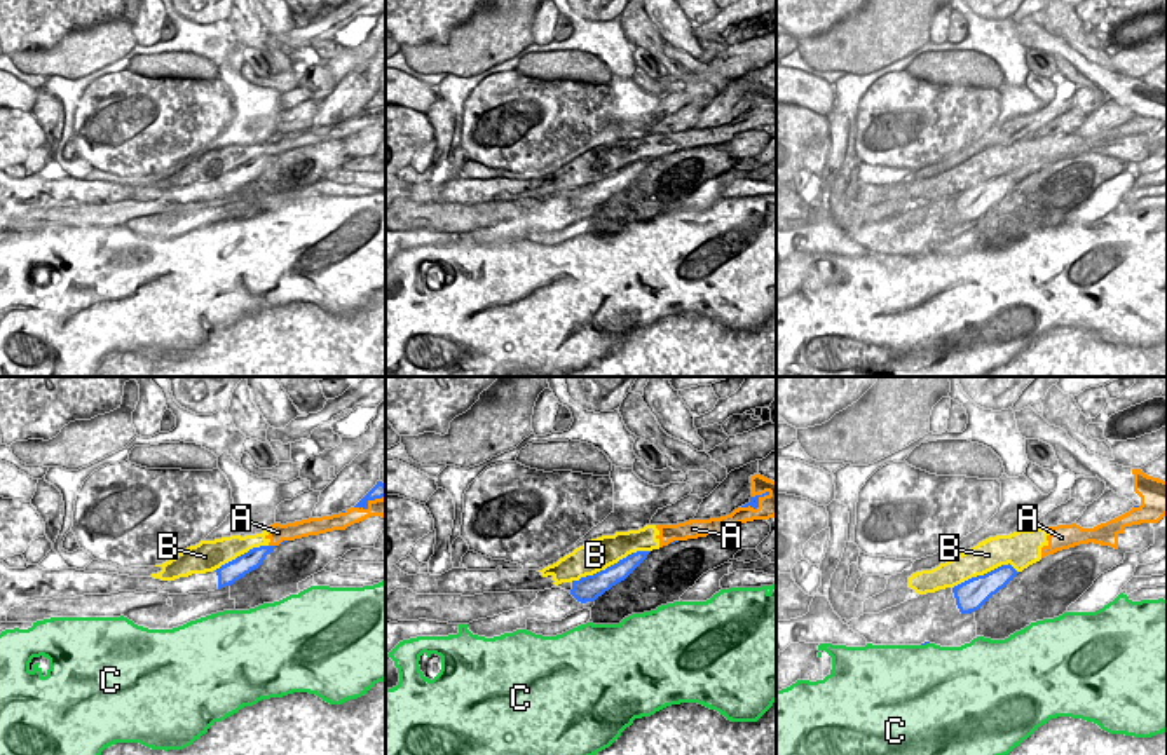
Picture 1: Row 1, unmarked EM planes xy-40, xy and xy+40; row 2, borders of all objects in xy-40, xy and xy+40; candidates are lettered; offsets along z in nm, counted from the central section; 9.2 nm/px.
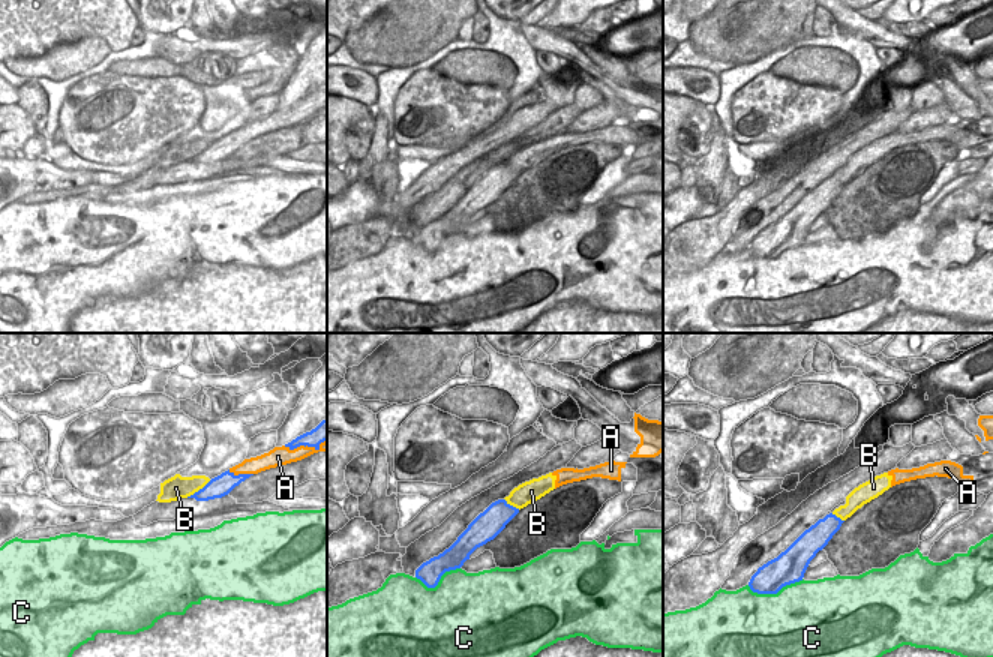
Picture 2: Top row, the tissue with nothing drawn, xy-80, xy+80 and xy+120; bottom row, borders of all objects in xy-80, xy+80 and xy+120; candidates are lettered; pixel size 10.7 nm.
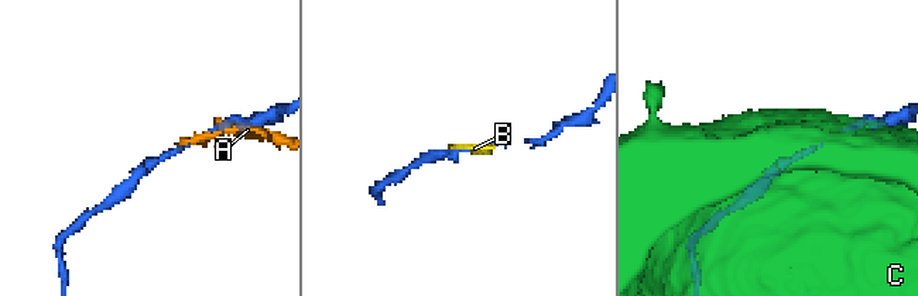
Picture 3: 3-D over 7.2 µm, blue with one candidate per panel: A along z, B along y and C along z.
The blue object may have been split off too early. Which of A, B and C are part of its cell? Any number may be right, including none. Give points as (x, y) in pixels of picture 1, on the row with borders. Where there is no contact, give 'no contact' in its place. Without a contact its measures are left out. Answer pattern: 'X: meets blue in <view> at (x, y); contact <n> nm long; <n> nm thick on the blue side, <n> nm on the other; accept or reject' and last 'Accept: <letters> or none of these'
A: meets blue in xy at (757, 506); contact 300 nm long; 100 nm thick on the blue side, 220 nm on the other; reject
B: meets blue in xy at (611, 565); contact 800 nm long; 220 nm thick on the blue side, 300 nm on the other; reject
C: meets blue in xy+40 at (925, 644); contact 90 nm long; 30 nm thick on the blue side, 480 nm on the other; reject
Accept: none of these

